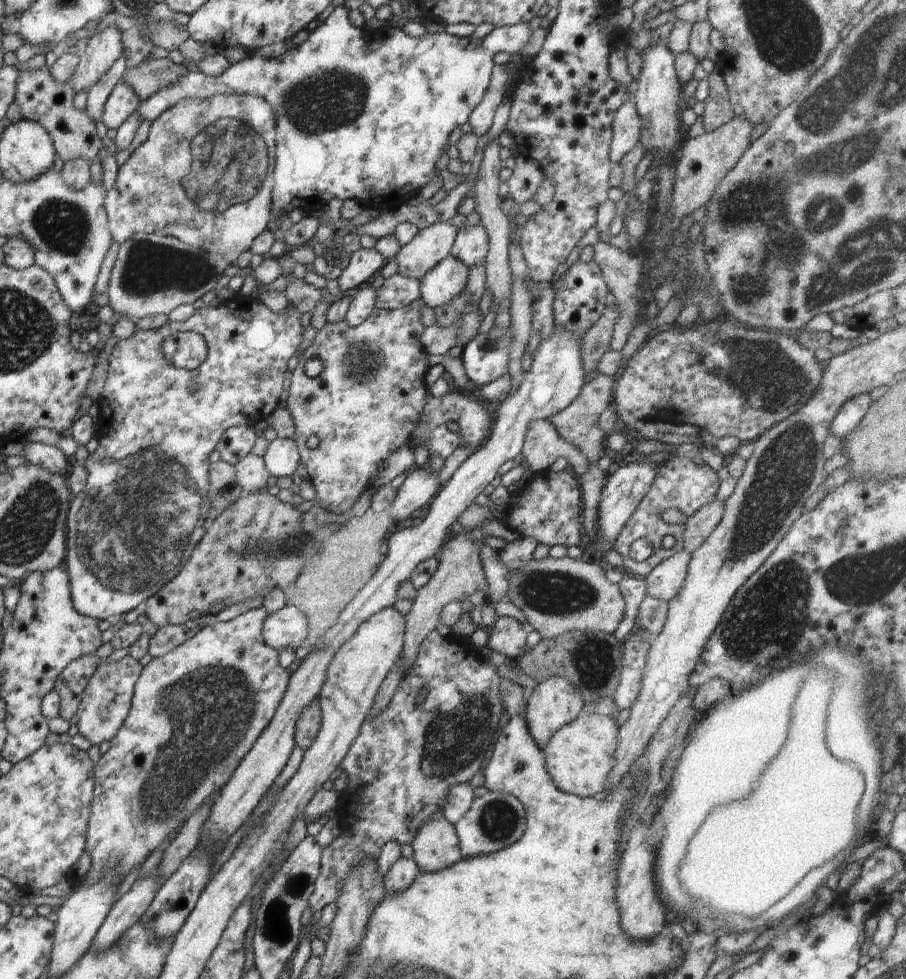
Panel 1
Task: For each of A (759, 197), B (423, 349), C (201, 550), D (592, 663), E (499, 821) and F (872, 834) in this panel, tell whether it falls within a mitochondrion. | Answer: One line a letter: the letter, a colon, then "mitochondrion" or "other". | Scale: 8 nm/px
A: mitochondrion
B: other
C: mitochondrion
D: mitochondrion
E: mitochondrion
F: other

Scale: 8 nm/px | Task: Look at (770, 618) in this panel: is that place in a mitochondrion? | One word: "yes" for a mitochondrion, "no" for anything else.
yes

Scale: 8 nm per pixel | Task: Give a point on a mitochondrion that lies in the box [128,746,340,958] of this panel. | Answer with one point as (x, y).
(276, 925)

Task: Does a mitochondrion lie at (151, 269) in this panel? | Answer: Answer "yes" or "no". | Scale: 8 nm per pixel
yes

